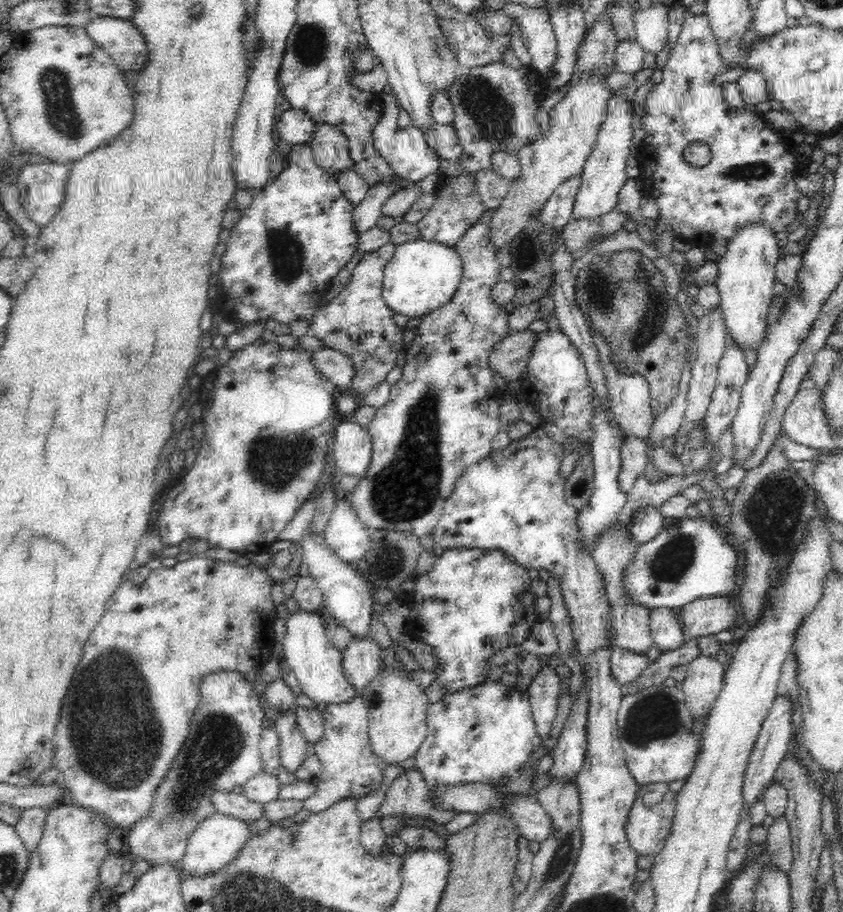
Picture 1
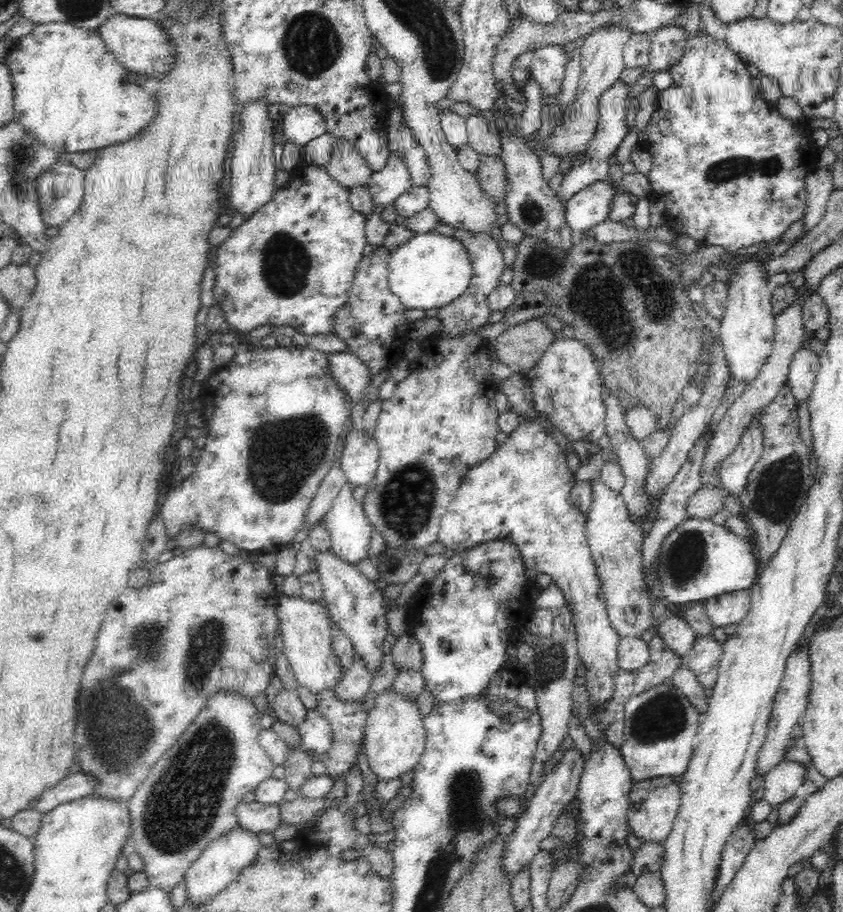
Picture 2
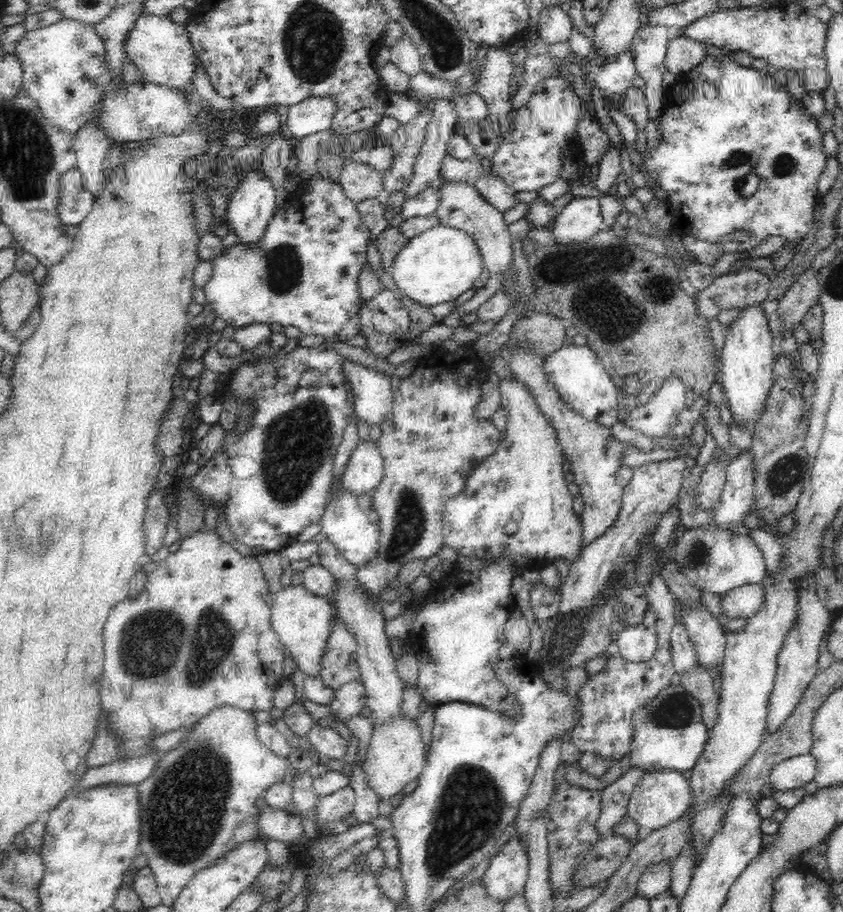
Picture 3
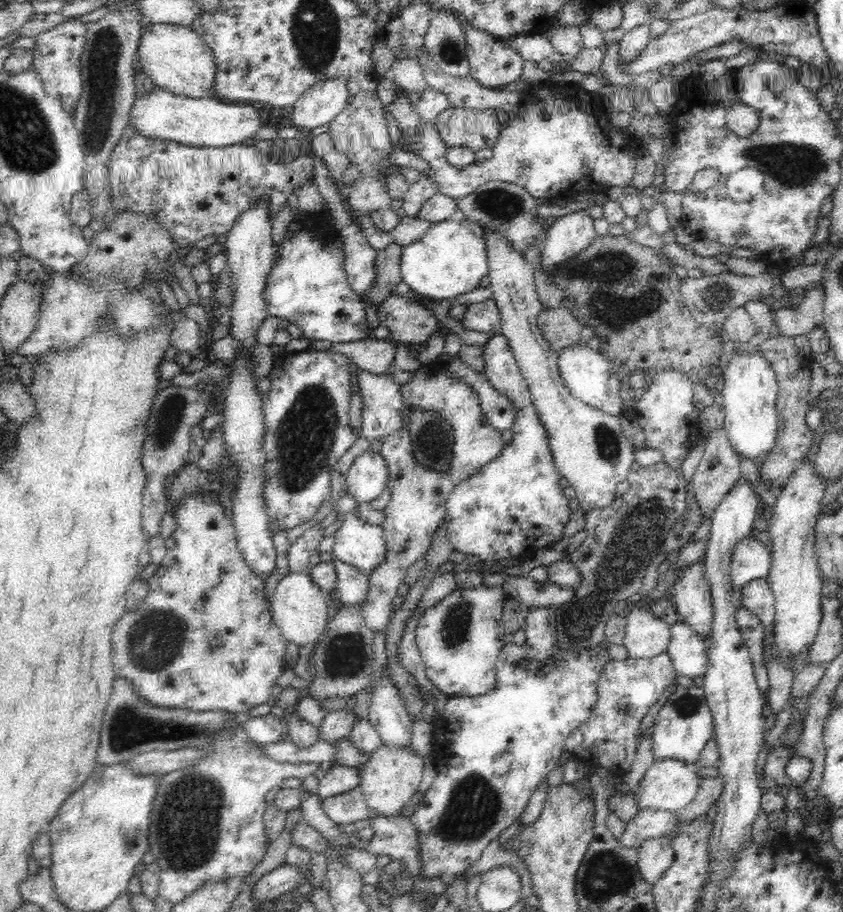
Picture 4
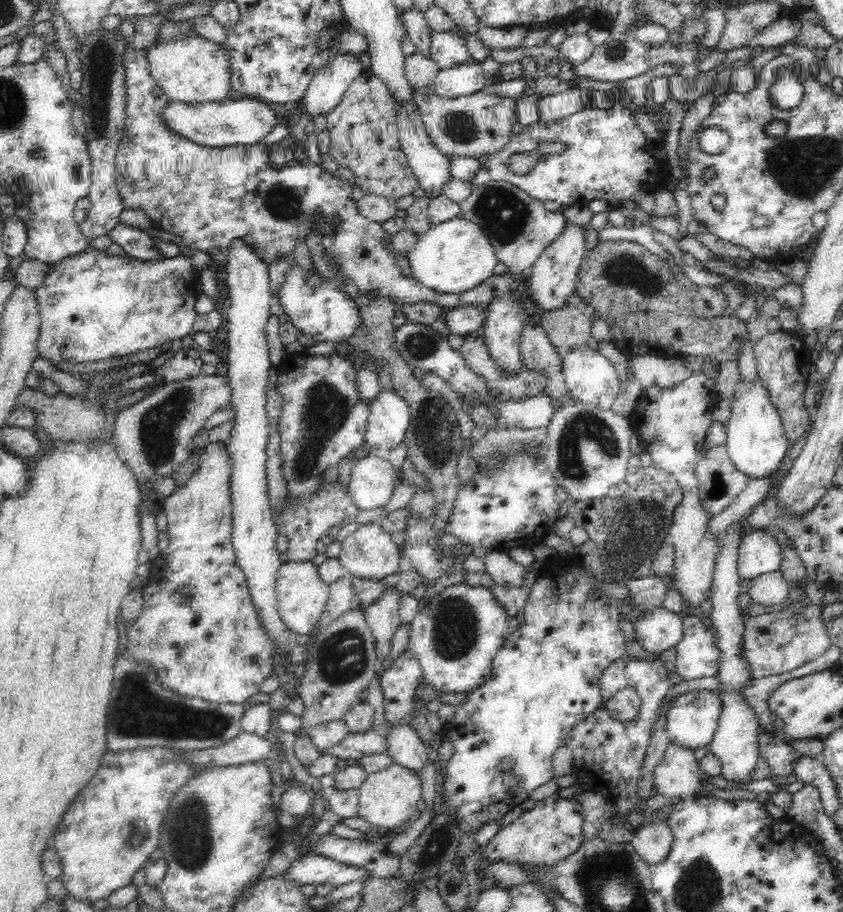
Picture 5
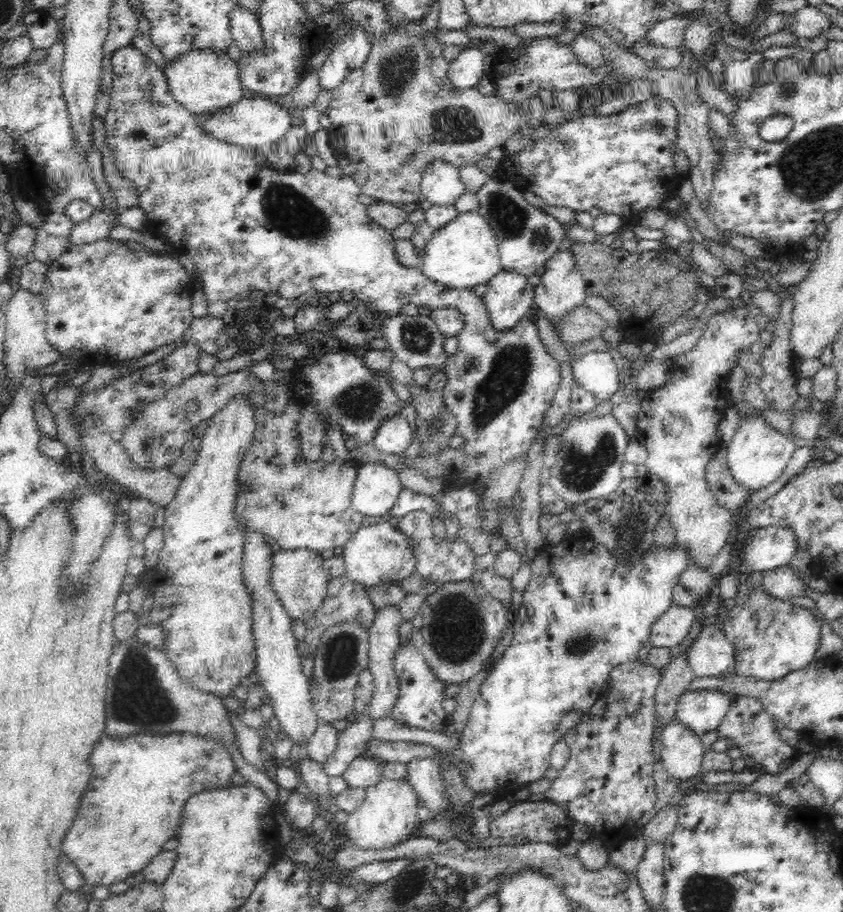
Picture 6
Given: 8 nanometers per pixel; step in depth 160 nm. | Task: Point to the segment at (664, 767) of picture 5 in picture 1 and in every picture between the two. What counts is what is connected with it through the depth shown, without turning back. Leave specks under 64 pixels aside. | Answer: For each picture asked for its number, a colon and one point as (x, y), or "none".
1: (650, 821)
2: (653, 803)
3: (661, 796)
4: (668, 784)

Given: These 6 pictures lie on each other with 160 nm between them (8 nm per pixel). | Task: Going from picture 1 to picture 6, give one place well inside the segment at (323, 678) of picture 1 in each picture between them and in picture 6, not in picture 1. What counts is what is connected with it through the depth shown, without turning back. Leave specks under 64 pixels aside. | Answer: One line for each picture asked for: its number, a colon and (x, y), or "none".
2: (306, 627)
3: (303, 620)
4: (301, 611)
5: (301, 594)
6: (297, 575)

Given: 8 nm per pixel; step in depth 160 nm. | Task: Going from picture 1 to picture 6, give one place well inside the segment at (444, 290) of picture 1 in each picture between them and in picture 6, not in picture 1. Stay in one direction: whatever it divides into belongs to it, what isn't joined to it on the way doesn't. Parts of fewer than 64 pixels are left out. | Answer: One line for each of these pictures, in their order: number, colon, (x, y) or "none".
2: (430, 270)
3: (437, 266)
4: (451, 258)
5: (455, 256)
6: (464, 253)

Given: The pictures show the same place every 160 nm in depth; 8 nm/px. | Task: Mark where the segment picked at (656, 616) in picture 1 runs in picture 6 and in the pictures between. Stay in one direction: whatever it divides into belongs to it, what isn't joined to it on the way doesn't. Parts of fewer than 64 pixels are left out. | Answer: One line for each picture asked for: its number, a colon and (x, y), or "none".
2: (678, 637)
3: (683, 654)
4: (689, 657)
5: (698, 656)
6: (711, 654)

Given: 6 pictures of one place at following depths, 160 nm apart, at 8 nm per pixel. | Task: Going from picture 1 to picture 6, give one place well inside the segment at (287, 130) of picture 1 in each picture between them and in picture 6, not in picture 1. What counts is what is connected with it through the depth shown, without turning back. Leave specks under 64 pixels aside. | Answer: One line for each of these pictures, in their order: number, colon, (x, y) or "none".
2: (303, 123)
3: (315, 114)
4: (319, 105)
5: (327, 86)
6: (349, 54)

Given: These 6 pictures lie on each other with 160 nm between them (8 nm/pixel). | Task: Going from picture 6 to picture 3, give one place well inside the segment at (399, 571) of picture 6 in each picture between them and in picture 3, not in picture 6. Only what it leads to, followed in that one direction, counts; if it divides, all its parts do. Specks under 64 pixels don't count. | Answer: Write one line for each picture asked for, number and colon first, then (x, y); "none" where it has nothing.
3: (348, 526)
4: (357, 543)
5: (369, 552)

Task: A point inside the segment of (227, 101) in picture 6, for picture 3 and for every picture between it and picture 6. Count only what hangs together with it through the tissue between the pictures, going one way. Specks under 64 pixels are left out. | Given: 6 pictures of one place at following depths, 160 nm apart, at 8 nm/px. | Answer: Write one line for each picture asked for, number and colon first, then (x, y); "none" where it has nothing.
3: (161, 48)
4: (175, 58)
5: (193, 69)

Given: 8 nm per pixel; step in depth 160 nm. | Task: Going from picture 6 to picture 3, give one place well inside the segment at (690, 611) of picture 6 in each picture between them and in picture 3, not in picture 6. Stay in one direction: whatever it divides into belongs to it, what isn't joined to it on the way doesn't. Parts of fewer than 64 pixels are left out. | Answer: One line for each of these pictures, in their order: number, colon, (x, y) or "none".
3: (638, 644)
4: (647, 636)
5: (660, 630)

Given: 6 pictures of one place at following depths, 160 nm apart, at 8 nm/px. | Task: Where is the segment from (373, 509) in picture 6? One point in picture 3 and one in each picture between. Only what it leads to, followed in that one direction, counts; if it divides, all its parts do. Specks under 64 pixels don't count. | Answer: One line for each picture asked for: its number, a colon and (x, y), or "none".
3: (365, 468)
4: (368, 474)
5: (371, 484)

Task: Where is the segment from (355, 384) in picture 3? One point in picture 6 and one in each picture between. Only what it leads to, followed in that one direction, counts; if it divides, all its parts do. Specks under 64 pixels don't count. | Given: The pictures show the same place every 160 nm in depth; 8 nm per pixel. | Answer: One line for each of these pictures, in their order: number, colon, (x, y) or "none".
4: (383, 411)
5: (389, 418)
6: (394, 435)

